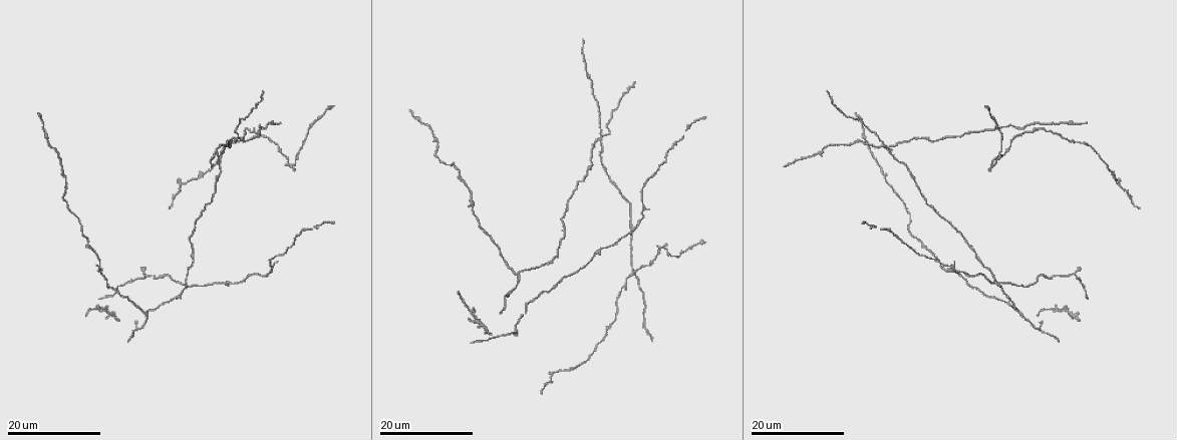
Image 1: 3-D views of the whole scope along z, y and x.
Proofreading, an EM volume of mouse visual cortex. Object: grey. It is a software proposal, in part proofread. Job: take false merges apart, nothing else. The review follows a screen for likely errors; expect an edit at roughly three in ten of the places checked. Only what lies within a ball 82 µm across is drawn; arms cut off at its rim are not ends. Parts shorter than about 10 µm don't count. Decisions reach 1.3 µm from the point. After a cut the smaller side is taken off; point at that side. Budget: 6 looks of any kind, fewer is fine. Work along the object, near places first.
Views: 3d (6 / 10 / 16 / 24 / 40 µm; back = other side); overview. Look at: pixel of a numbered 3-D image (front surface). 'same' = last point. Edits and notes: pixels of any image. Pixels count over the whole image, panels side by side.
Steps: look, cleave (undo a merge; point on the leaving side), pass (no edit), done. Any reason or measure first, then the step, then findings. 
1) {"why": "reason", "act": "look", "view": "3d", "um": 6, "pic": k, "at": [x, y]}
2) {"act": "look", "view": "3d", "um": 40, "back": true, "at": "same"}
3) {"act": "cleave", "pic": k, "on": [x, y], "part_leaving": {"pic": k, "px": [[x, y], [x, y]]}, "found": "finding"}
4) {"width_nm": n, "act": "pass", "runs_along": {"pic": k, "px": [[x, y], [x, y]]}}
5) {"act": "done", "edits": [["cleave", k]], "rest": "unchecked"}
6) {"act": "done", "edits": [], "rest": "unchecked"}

{"why": "thin neck", "act": "look", "view": "3d", "um": 24, "pic": 1, "at": [659, 246]}

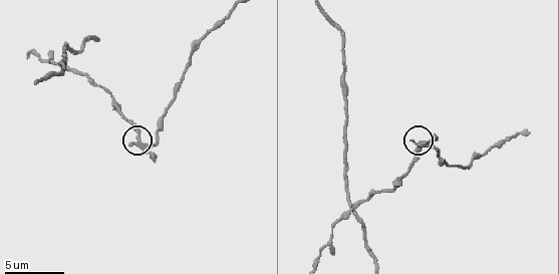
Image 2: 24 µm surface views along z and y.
{"why": "closer look", "act": "look", "view": "3d", "um": 6, "pic": 2, "at": [137, 138]}

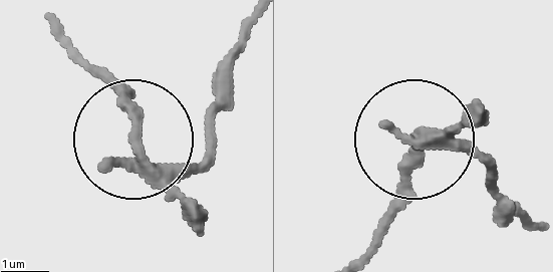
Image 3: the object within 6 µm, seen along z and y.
{"arms": 3, "act": "cleave", "pic": 3, "on": [207, 147], "part_leaving": {"pic": 3, "px": [[166, 185], [206, 150], [254, 17]]}, "found": "two neurons meet here"}

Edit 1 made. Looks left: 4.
{"why": "four arms meet", "act": "look", "view": "3d", "um": 24, "pic": 1, "at": [887, 148]}

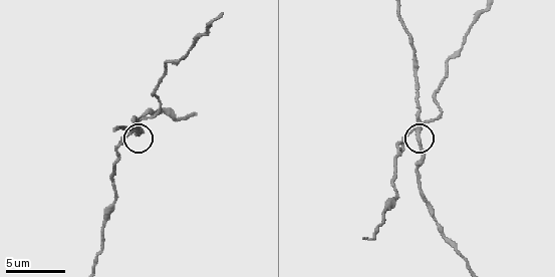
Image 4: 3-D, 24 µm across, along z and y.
{"why": "closer look", "act": "look", "view": "3d", "um": 10, "pic": 4, "at": [419, 137]}

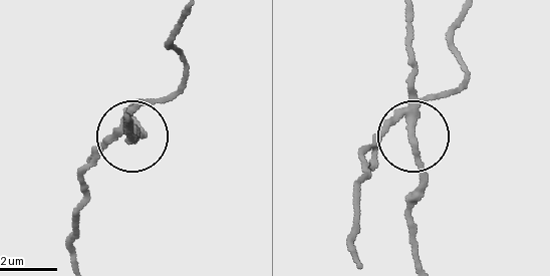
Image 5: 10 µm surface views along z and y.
{"why": "closer look", "act": "look", "view": "3d", "um": 6, "pic": 5, "at": [410, 133]}

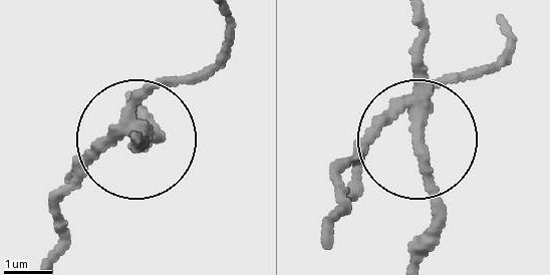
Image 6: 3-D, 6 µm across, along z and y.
{"width_nm": 230, "act": "cleave", "pic": 6, "on": [427, 171], "part_leaving": {"pic": 6, "px": [[418, 105], [430, 162], [422, 258]]}, "found": "a second neuron is stuck on"}

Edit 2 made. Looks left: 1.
{"act": "done", "edits": [["cleave", 3], ["cleave", 6]], "rest": "unchecked"}

